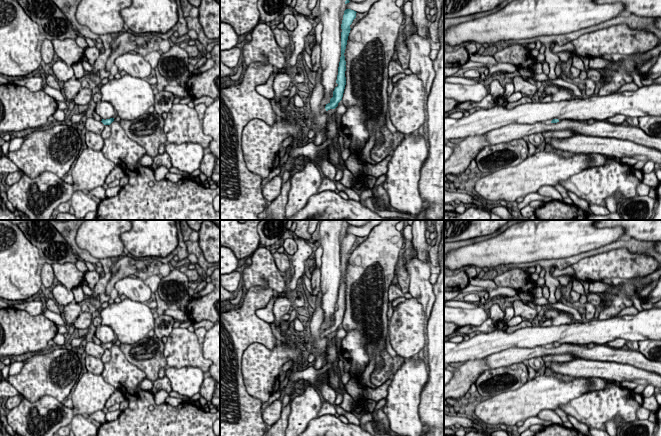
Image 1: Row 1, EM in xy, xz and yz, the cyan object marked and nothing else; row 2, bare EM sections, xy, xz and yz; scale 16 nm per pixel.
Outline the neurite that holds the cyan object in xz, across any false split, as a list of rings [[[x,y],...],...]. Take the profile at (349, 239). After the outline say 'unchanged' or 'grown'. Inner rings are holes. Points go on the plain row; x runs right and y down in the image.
[[[346,233],[344,235],[343,244],[341,248],[341,281],[338,291],[338,299],[336,307],[338,308],[333,315],[333,321],[330,323],[330,326],[327,328],[325,324],[321,327],[321,338],[325,337],[330,333],[335,333],[338,330],[338,327],[342,324],[345,309],[346,309],[346,285],[345,285],[345,273],[347,269],[348,260],[350,257],[350,249],[352,248],[353,244],[356,242],[356,235],[351,233]]]; grown

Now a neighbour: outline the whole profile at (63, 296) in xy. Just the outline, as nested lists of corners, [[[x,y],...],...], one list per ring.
[[[61,283],[56,286],[53,286],[50,292],[53,294],[54,300],[58,305],[66,306],[69,303],[73,302],[75,299],[73,290],[67,289]]]

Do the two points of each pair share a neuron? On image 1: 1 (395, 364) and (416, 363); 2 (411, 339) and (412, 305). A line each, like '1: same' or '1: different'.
1: different
2: same

